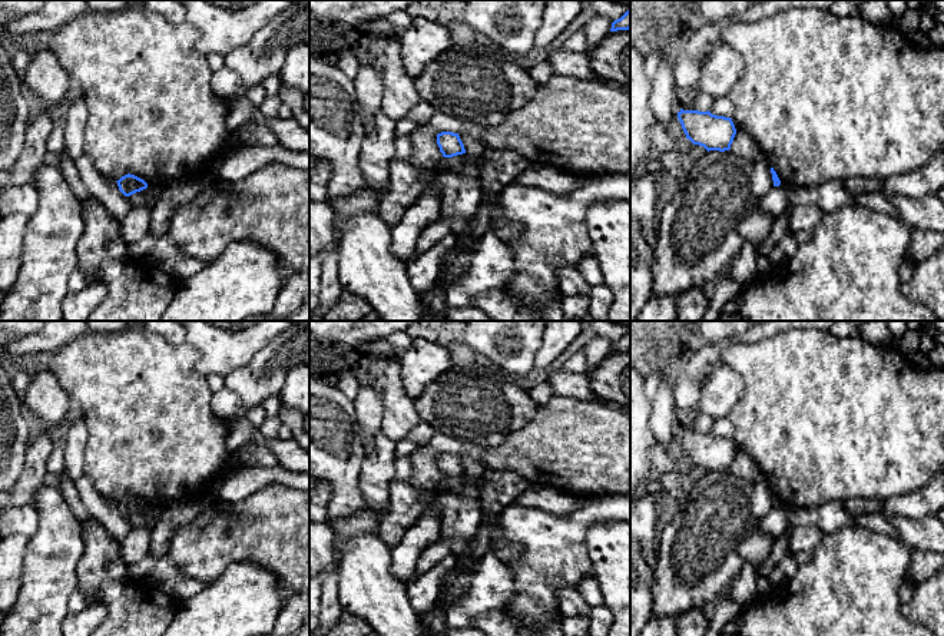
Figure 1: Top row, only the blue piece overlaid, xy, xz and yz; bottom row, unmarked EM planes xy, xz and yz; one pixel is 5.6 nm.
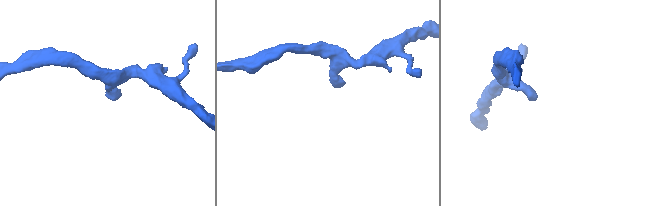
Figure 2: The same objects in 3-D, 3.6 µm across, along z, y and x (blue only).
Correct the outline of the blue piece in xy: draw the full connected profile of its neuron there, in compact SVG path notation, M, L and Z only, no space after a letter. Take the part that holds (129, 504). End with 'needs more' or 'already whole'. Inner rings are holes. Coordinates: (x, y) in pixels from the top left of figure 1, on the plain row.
M130 494L122 497L116 503L117 503L119 511L125 517L130 517L130 516L133 516L136 513L140 513L140 511L148 509L148 504L143 500L140 500L140 498L135 497L135 496L130 496Z; already whole

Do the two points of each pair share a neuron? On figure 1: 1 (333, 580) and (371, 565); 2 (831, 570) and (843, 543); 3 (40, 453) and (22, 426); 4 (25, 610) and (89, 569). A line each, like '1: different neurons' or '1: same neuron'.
1: different neurons
2: same neuron
3: different neurons
4: different neurons

